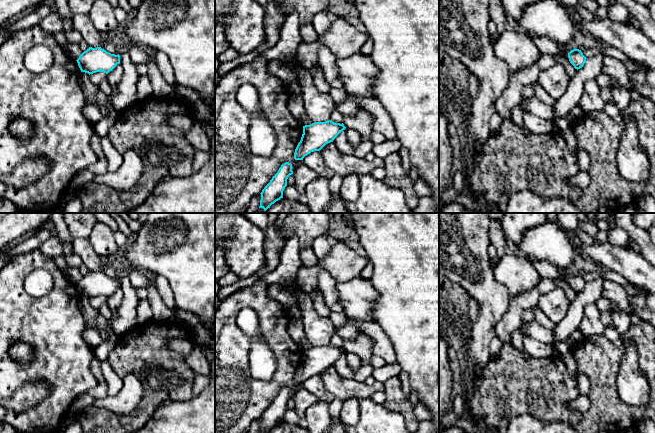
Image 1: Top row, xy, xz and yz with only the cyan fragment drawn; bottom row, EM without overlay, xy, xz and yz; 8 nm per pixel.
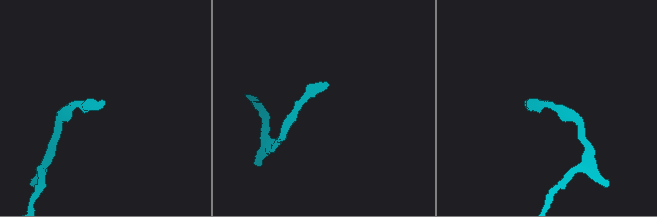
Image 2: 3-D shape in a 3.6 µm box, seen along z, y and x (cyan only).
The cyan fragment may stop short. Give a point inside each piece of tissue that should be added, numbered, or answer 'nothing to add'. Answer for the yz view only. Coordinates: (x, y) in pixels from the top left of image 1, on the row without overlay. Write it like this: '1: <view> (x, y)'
1: yz (548, 242)

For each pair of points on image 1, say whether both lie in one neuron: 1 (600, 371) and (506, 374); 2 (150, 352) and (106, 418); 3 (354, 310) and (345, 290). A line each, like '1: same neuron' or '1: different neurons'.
1: same neuron
2: same neuron
3: same neuron

